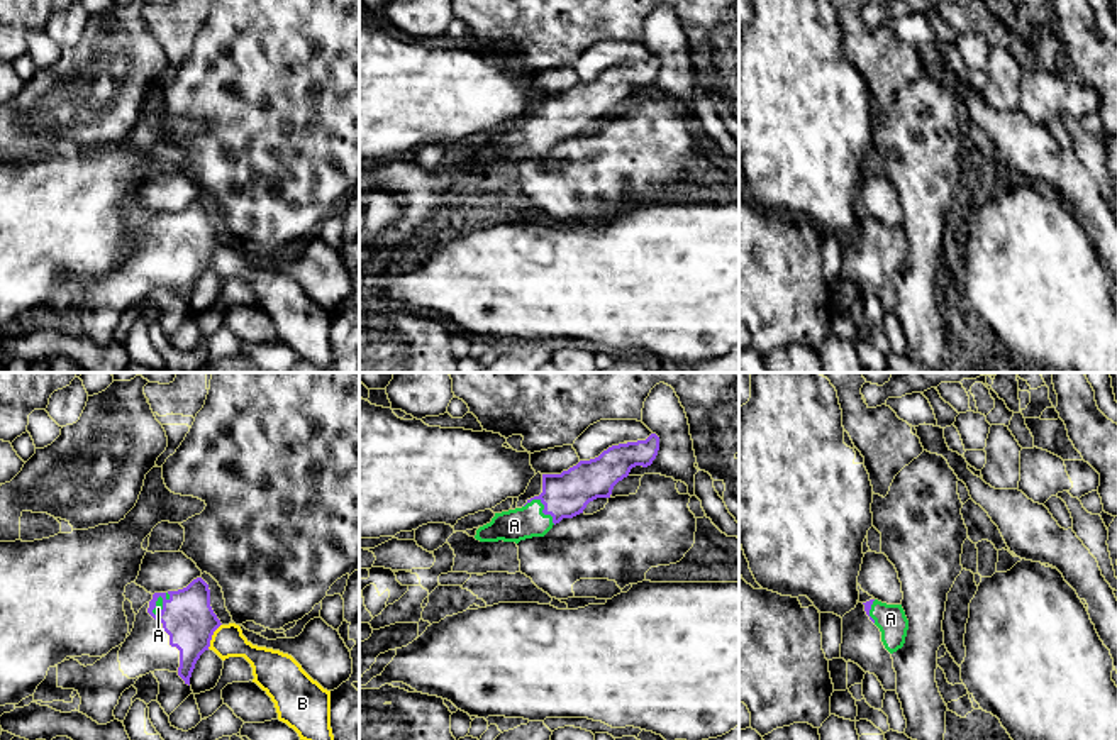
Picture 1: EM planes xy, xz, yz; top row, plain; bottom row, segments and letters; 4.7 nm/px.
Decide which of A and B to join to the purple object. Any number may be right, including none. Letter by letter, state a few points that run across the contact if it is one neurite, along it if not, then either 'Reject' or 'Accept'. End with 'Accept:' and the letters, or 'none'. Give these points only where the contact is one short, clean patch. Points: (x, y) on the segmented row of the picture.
A: Line: xz (566, 495), (544, 507), (531, 520), (514, 525). Accept
B: Line: xy (221, 624), (207, 647). Reject
Accept: A

